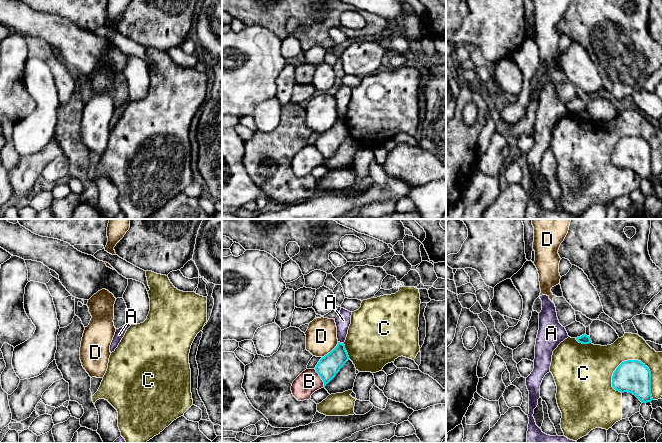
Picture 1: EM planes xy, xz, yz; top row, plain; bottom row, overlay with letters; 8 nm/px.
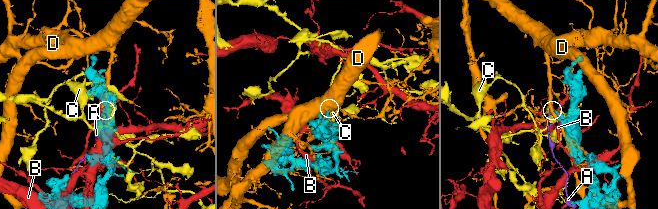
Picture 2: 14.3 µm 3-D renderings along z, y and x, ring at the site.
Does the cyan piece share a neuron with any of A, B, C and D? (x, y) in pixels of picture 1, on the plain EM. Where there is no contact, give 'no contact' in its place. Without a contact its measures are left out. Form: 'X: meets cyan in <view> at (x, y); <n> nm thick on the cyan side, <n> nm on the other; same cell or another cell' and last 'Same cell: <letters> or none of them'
A: meets cyan in xz at (341, 119); 170 nm thick on the cyan side, 130 nm on the other; another cell
B: meets cyan in xz at (321, 154); 170 nm thick on the cyan side, 190 nm on the other; another cell
C: meets cyan in yz at (649, 147); 260 nm thick on the cyan side, 200 nm on the other; another cell
D: meets cyan in xz at (331, 127); 170 nm thick on the cyan side, 260 nm on the other; another cell
Same cell: none of them

